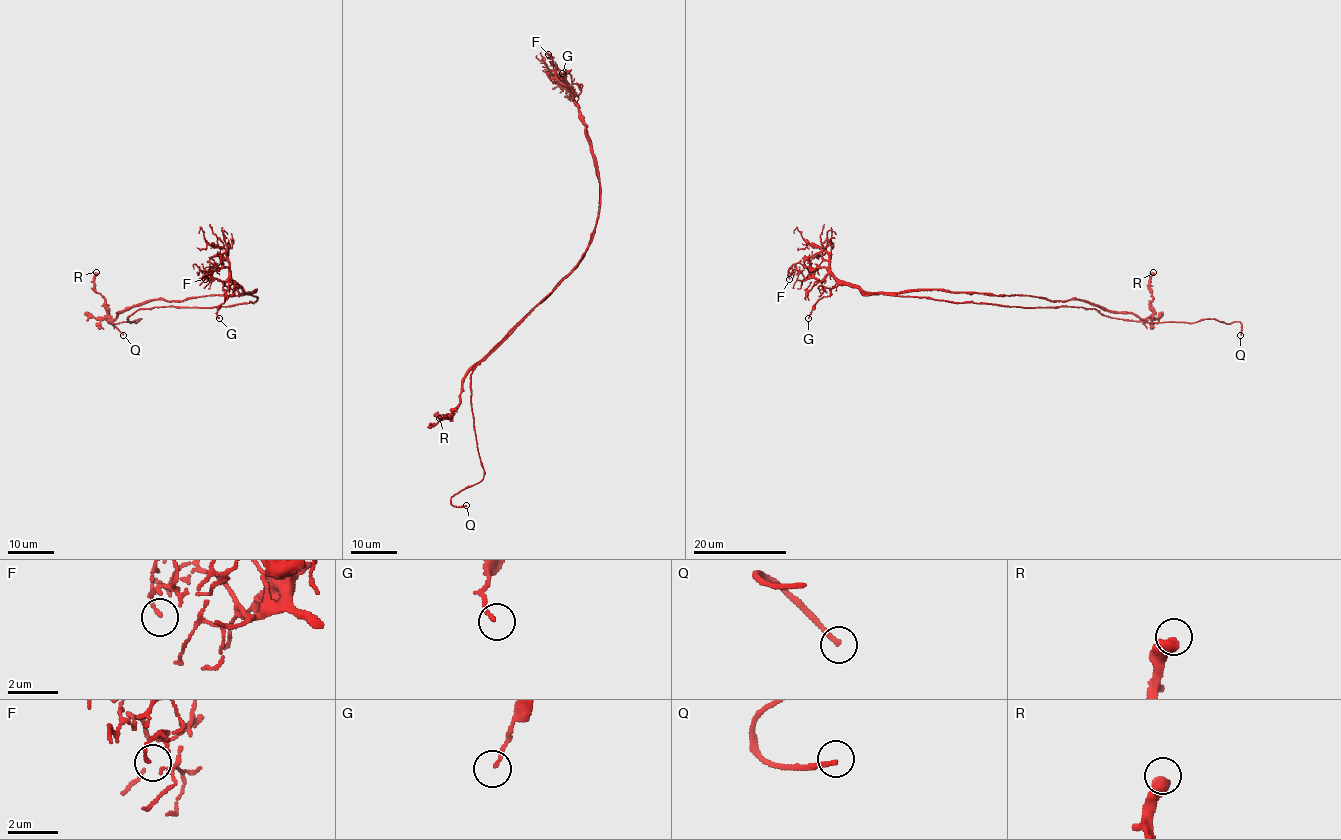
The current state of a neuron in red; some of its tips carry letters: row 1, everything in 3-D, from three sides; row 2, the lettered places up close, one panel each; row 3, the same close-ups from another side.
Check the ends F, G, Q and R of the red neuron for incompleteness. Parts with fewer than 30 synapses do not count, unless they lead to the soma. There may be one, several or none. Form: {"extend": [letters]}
{"extend": ["Q"]}

